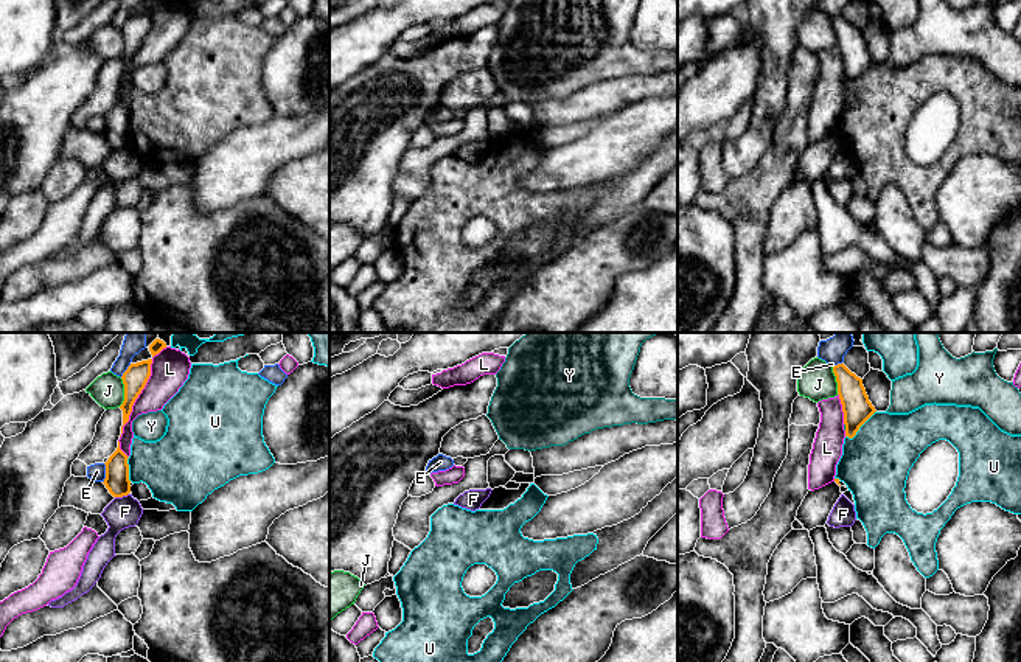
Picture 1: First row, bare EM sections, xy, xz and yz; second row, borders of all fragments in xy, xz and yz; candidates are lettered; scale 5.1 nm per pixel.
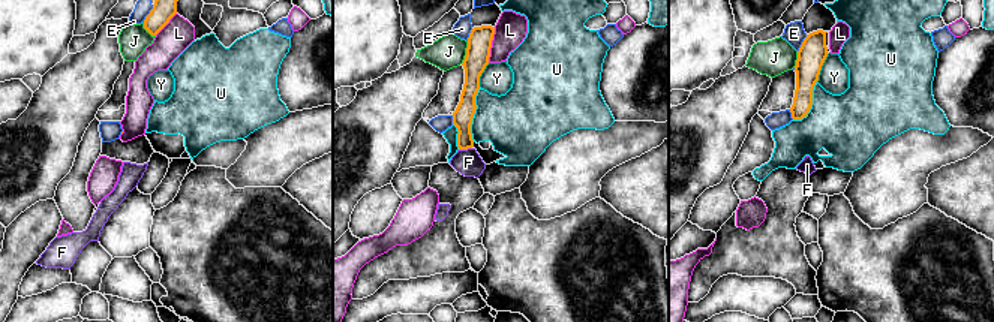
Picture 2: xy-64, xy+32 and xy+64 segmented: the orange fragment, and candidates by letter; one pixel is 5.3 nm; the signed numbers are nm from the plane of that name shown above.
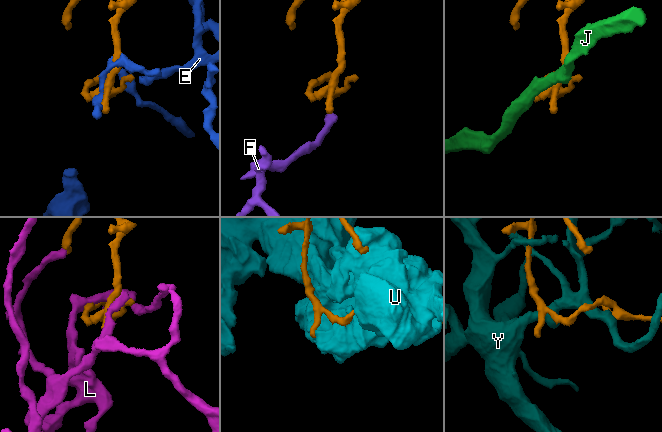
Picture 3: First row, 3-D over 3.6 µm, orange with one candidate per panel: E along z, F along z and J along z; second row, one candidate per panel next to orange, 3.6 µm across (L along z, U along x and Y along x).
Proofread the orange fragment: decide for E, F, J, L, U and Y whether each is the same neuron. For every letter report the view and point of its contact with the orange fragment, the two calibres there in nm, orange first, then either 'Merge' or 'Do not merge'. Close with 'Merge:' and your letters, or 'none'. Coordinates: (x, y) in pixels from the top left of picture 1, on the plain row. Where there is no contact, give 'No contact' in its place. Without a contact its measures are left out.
E: Touches orange at xy (106, 125). Thickness 130 nm (orange) against 90 nm. Do not merge
F: Touches orange at xy (121, 148). Thickness 130 nm (orange) against 160 nm. Do not merge
J: Touches orange at xy (125, 44). Thickness 120 nm (orange) against 170 nm. Do not merge
L: Touches orange at xy (140, 44). Thickness 120 nm (orange) against 200 nm. Do not merge
U: Touches orange at yz (860, 78). Thickness 150 nm (orange) against 360 nm. Do not merge
Y: Touches orange at yz (846, 78). Thickness 150 nm (orange) against 20 nm. Do not merge
Merge: none

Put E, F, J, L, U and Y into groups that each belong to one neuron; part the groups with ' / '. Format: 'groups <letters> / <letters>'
groups E / F / J / L / U / Y

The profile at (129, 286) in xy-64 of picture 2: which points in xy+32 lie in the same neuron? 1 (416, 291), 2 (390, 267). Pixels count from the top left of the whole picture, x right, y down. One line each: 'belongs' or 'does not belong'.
1: belongs
2: does not belong

